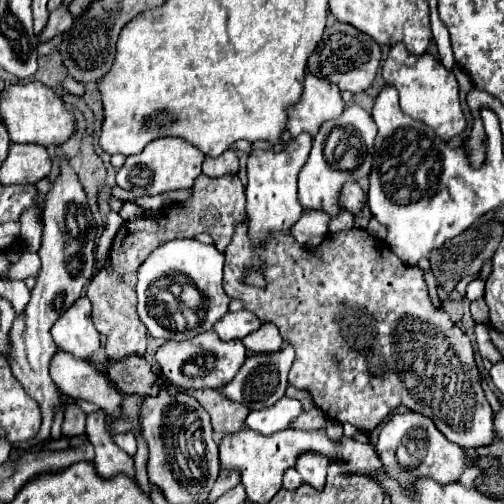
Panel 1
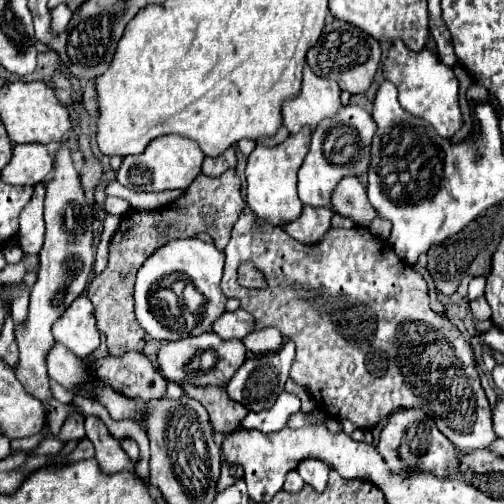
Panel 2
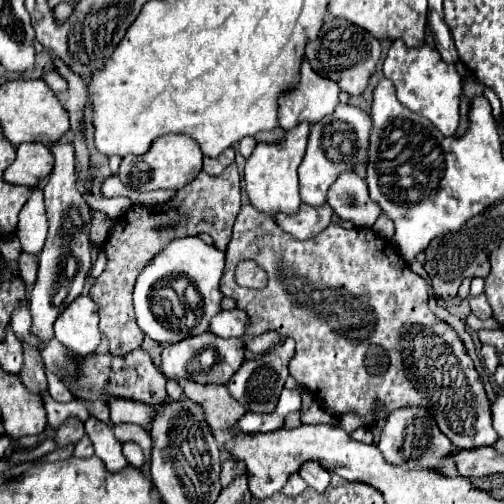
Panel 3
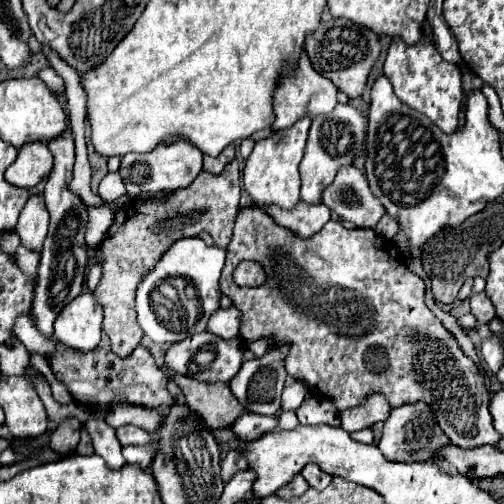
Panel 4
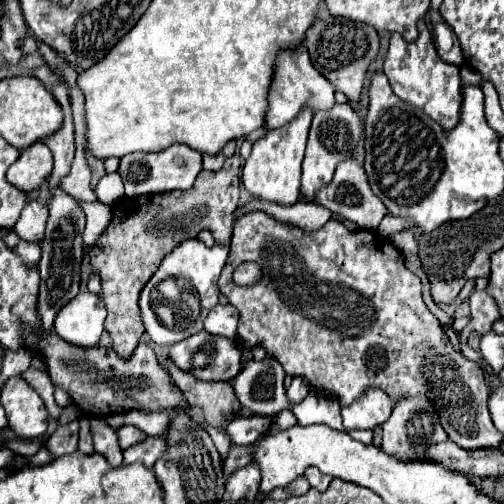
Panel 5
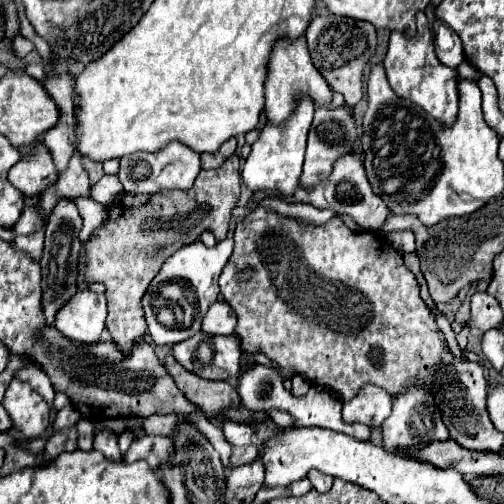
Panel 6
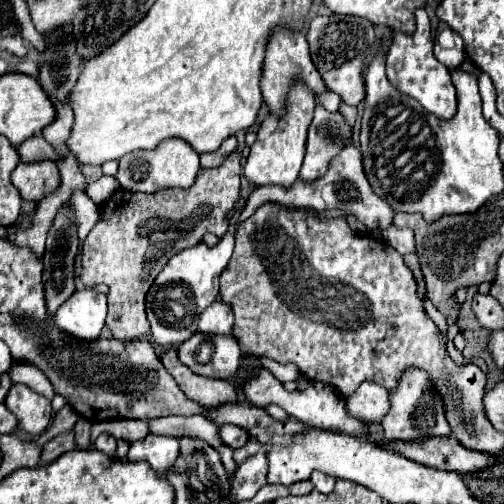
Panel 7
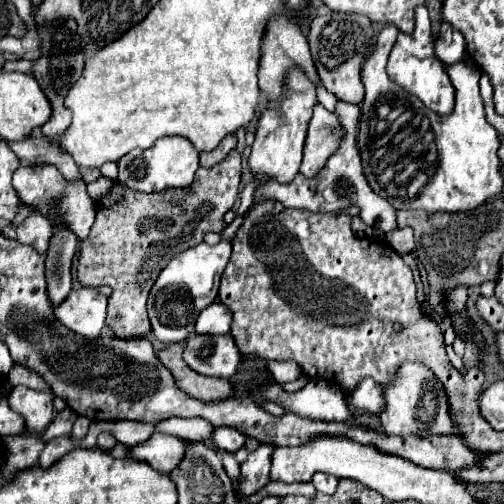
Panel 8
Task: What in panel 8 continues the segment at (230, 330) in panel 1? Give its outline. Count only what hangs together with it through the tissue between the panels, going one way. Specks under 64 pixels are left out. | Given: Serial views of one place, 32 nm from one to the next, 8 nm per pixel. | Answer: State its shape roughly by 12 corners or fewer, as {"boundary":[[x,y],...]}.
{"boundary":[[214,302],[196,320],[198,334],[230,334],[232,312]]}

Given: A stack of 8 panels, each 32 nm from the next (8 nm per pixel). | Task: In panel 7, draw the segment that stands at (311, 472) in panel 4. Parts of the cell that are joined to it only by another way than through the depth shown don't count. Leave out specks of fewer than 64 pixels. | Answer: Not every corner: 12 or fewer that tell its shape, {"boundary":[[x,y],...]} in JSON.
{"boundary":[[312,472],[310,482],[318,492],[332,492],[336,478]]}

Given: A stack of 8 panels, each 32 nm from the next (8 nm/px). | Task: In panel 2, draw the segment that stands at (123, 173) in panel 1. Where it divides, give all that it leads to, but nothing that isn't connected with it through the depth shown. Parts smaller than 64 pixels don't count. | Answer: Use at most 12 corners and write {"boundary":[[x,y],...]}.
{"boundary":[[160,136],[126,156],[116,180],[132,190],[184,190],[204,154]]}

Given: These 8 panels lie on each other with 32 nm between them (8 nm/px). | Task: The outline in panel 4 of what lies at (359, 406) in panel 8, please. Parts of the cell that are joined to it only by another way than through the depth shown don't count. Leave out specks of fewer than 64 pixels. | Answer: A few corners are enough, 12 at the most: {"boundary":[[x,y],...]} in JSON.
{"boundary":[[372,394],[360,408],[340,414],[342,428],[356,432],[385,422],[390,405]]}

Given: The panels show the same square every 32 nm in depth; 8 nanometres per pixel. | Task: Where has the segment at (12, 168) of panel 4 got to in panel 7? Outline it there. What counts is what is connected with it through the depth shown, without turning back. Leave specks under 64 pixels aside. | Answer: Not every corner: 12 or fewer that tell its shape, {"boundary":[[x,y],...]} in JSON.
{"boundary":[[20,162],[10,180],[24,200],[40,202],[58,188],[56,164]]}

